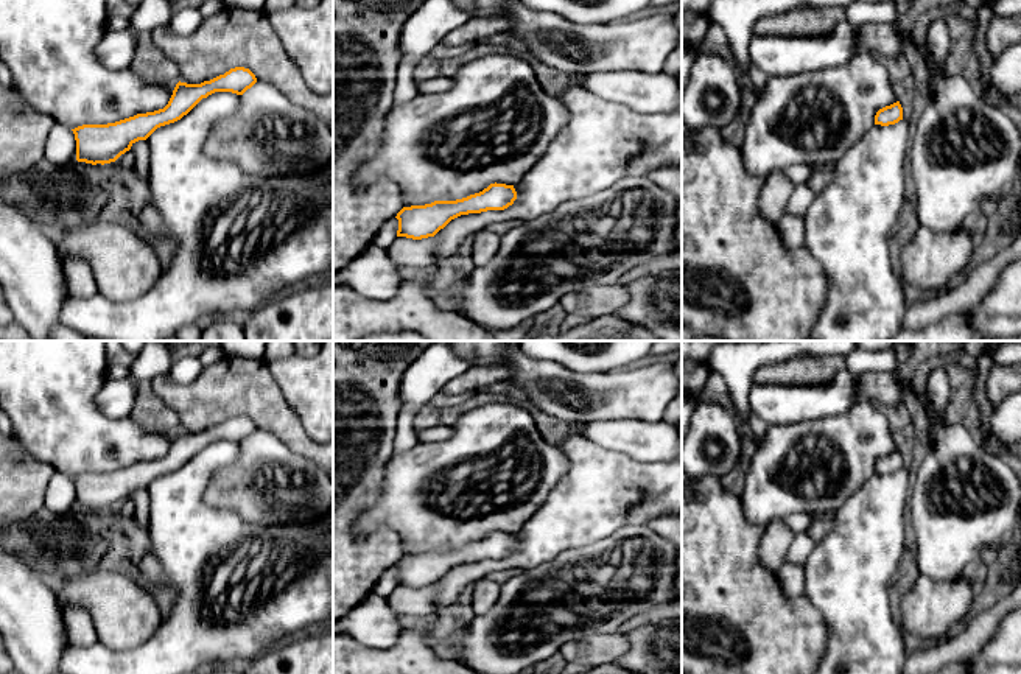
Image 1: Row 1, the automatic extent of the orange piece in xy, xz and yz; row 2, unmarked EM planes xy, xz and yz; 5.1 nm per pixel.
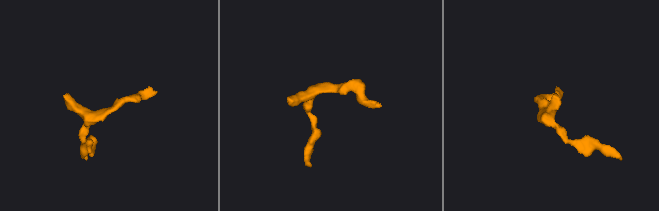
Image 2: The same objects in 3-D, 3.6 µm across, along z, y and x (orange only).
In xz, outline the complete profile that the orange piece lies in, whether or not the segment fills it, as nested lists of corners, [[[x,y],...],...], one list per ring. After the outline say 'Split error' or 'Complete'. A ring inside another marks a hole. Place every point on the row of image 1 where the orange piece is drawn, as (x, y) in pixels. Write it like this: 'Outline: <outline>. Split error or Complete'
Outline: [[[490,184],[479,193],[456,201],[434,201],[425,205],[403,207],[397,213],[397,237],[422,240],[434,237],[451,219],[487,210],[504,210],[514,204],[517,191],[514,185]]]. Complete

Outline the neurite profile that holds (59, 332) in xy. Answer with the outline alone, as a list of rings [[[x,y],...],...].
[[[59,324],[51,330],[47,341],[86,341],[86,338],[81,333]]]

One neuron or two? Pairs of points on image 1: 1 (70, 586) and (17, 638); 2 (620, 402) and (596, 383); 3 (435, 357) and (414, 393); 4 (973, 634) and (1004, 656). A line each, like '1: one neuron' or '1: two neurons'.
1: two neurons
2: one neuron
3: one neuron
4: two neurons

